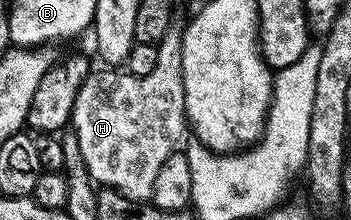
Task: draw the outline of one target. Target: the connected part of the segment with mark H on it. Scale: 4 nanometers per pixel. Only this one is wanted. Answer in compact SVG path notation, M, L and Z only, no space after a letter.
M169 27L167 34L157 45L157 61L151 74L133 76L128 70L93 70L83 86L79 86L79 94L75 96L71 131L75 138L79 138L79 154L83 154L90 180L102 189L123 194L131 202L152 201L155 177L159 175L163 162L167 162L167 158L178 151L179 145L187 136L181 34L180 27Z

